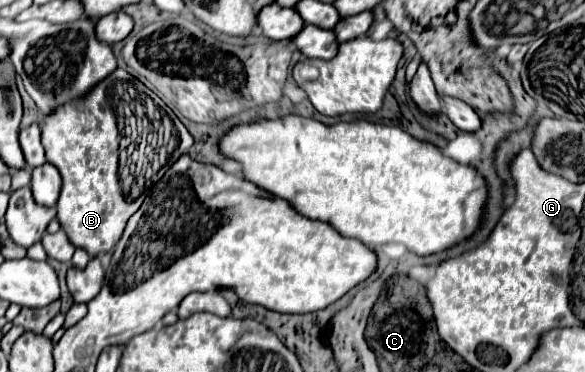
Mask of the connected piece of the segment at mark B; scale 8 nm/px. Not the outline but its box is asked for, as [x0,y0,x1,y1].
[41,79,141,257]

